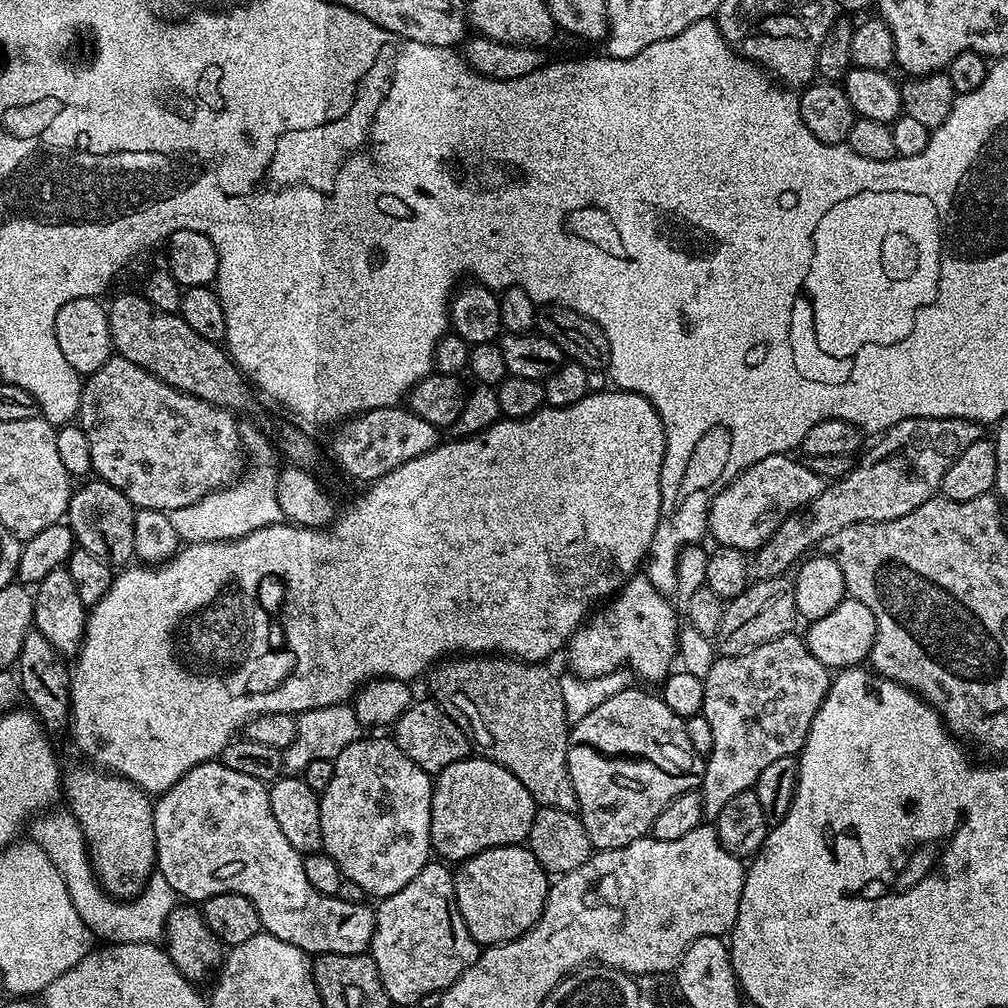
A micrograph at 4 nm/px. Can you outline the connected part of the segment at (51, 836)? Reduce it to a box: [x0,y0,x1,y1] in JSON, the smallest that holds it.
[31,810,178,944]

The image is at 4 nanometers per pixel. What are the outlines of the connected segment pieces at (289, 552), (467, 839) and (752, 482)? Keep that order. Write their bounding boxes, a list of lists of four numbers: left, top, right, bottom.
[[70,390,666,794],[430,758,538,862],[708,454,826,554]]

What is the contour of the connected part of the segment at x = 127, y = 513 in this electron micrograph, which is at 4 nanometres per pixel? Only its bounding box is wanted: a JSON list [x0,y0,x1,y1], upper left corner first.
[66,478,136,566]

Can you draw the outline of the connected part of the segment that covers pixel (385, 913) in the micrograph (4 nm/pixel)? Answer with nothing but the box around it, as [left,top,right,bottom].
[370,862,482,1005]

